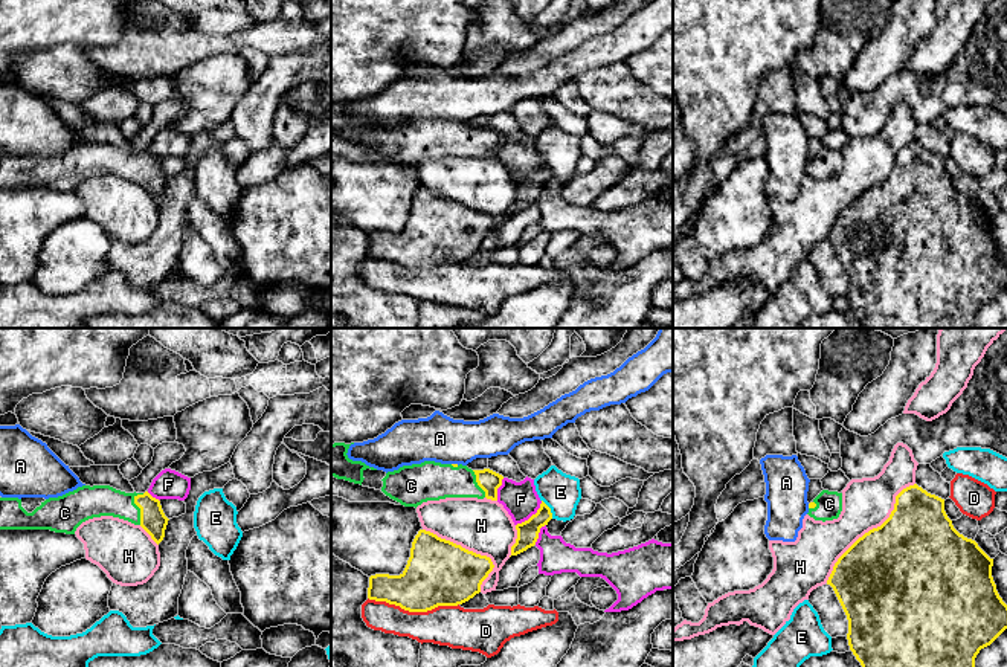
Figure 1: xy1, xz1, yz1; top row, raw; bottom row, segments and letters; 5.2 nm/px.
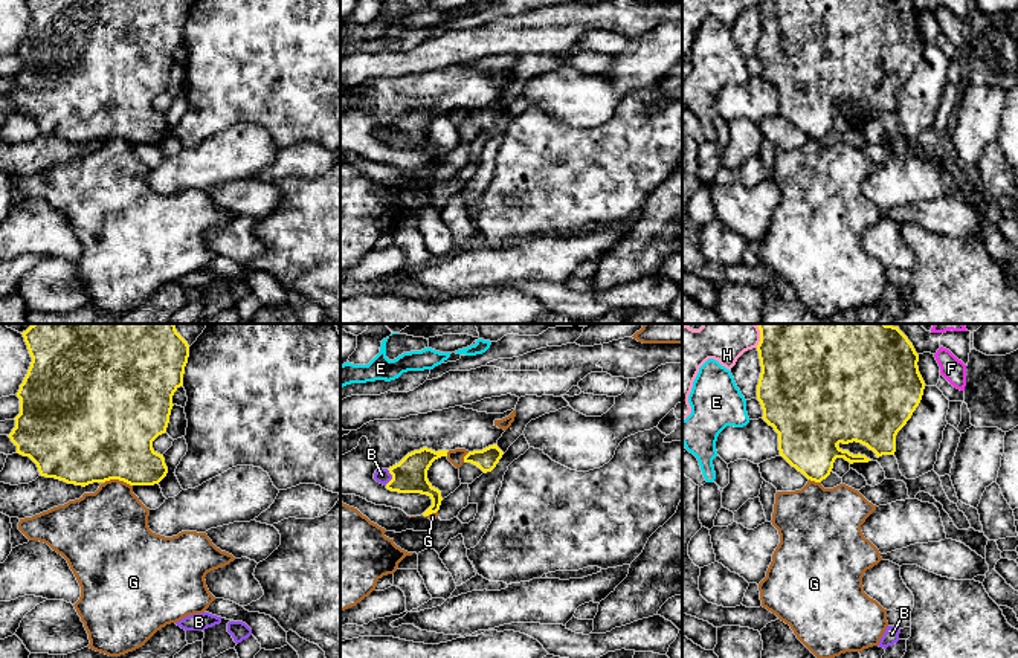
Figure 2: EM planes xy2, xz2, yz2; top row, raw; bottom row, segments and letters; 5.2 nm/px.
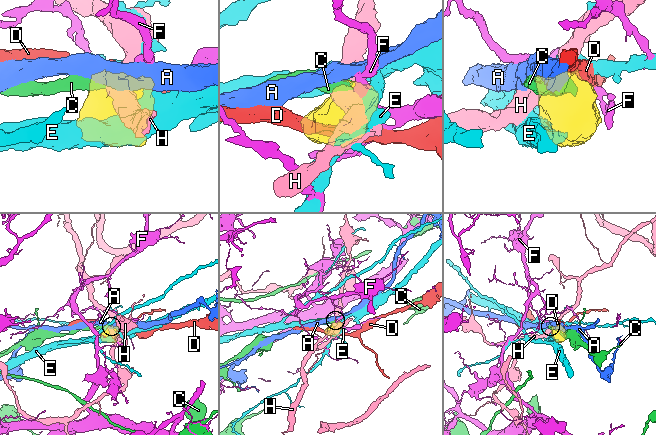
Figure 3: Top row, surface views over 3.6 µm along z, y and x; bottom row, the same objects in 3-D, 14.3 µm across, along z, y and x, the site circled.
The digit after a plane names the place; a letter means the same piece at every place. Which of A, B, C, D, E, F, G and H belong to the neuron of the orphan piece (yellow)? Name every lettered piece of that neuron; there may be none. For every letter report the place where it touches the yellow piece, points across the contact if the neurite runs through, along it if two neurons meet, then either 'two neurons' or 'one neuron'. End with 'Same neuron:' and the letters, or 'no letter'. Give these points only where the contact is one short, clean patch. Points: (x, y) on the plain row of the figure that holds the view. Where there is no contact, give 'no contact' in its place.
A: meets yellow in xz1 at (455, 122); border along xz1 (452, 121), (458, 122); two neurons
B: meets yellow in xz2 at (393, 135); border along xz2 (388, 127), (391, 136), (385, 142); two neurons
C: meets yellow in xy1 at (139, 165); runs through xy1 (153, 177), (139, 165), (96, 159); one neuron
D: meets yellow in xz1 at (414, 269); two neurons
E: meets yellow in xz1 at (550, 167); border along xz1 (542, 157), (553, 176); two neurons
F: meets yellow in xz1 at (533, 173); two neurons
G: meets yellow in xy2 at (118, 136); two neurons
H: meets yellow in yz1 at (870, 188); two neurons
Same neuron: C

